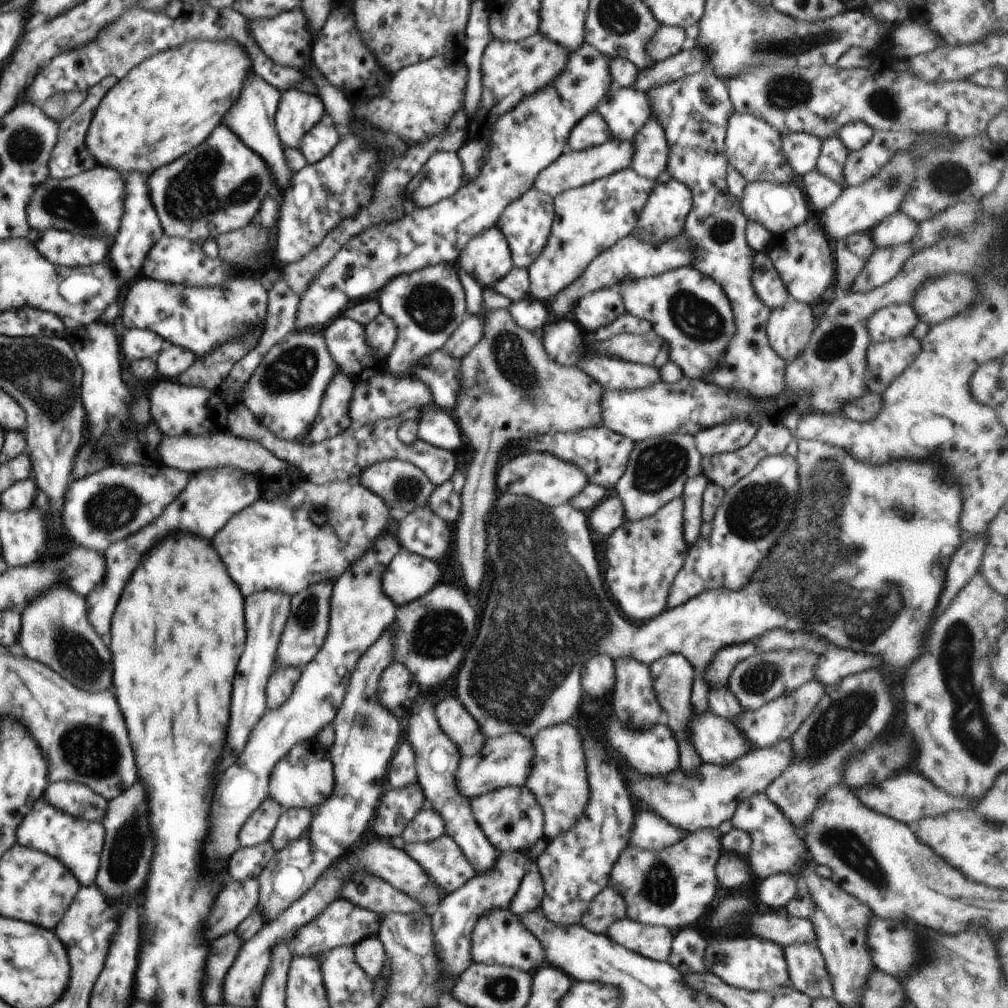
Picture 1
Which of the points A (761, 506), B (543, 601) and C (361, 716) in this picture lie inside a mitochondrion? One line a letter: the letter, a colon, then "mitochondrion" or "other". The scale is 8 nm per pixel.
A: mitochondrion
B: mitochondrion
C: mitochondrion

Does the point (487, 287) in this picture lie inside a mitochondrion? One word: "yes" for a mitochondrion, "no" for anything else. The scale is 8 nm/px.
no

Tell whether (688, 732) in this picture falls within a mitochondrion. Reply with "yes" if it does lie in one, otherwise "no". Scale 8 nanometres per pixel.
no

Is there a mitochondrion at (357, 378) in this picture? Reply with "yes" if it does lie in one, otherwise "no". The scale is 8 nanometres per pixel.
no

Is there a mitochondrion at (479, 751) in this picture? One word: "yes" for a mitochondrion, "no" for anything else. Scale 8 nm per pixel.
no

